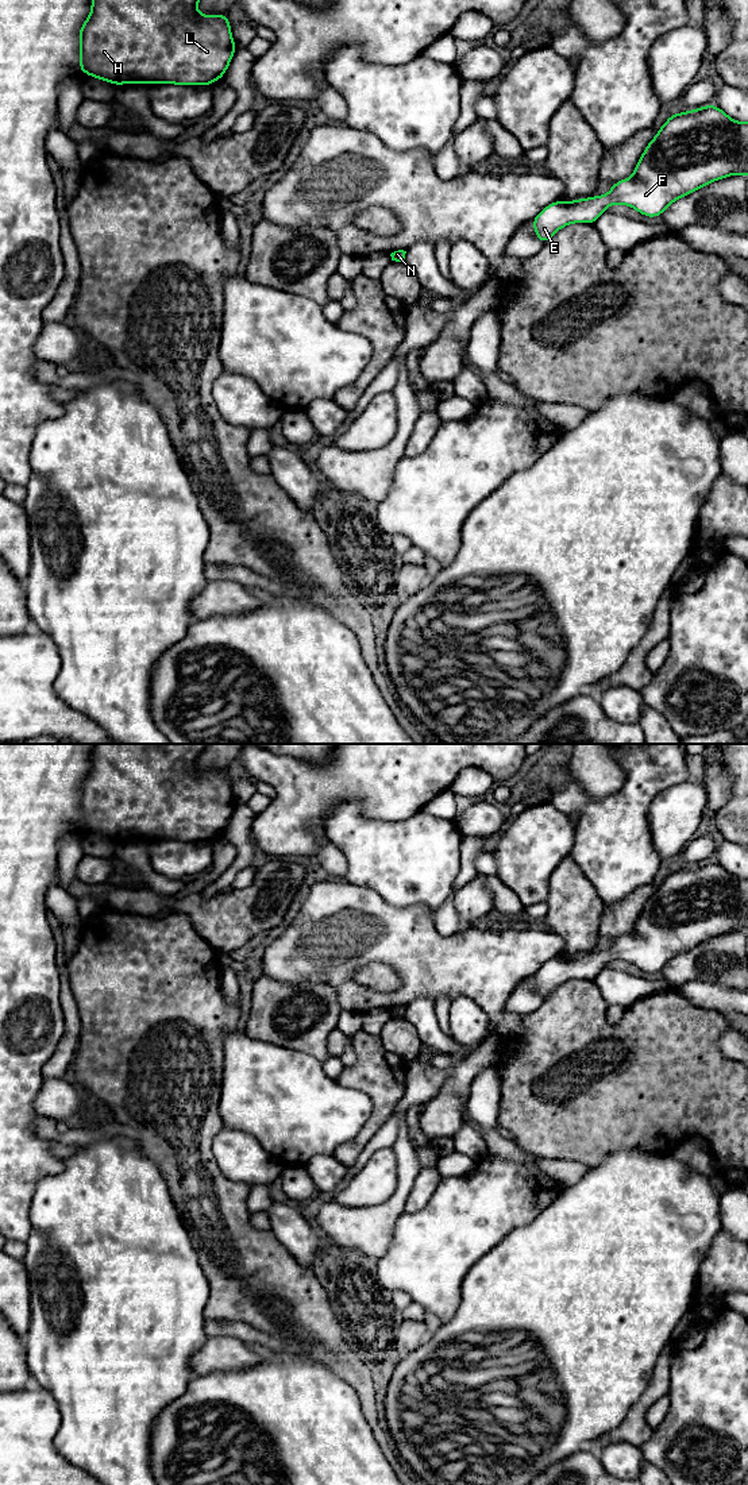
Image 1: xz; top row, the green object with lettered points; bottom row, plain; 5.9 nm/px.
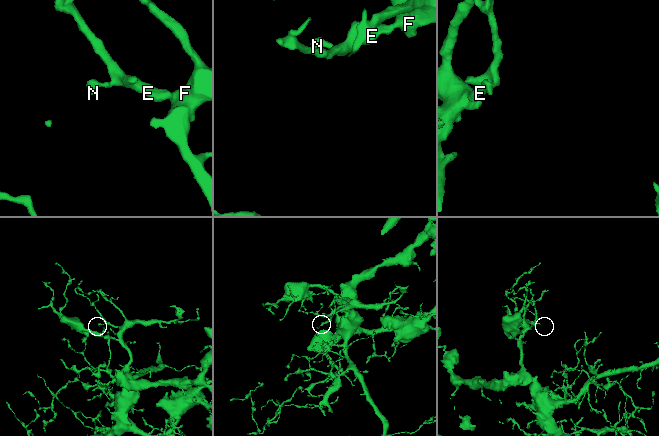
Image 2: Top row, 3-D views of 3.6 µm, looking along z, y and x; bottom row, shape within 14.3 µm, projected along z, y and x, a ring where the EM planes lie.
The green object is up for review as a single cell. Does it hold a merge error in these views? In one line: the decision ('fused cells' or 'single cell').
single cell

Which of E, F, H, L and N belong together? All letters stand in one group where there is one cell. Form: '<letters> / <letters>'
E F H L N

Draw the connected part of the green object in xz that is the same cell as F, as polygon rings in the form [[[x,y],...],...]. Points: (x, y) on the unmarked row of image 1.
[[[714,860],[670,871],[656,892],[647,900],[632,933],[614,938],[605,952],[555,957],[531,979],[545,1000],[552,991],[571,979],[594,980],[613,960],[632,963],[647,973],[658,973],[674,957],[714,938],[741,930],[748,936],[748,879],[736,878]]]

